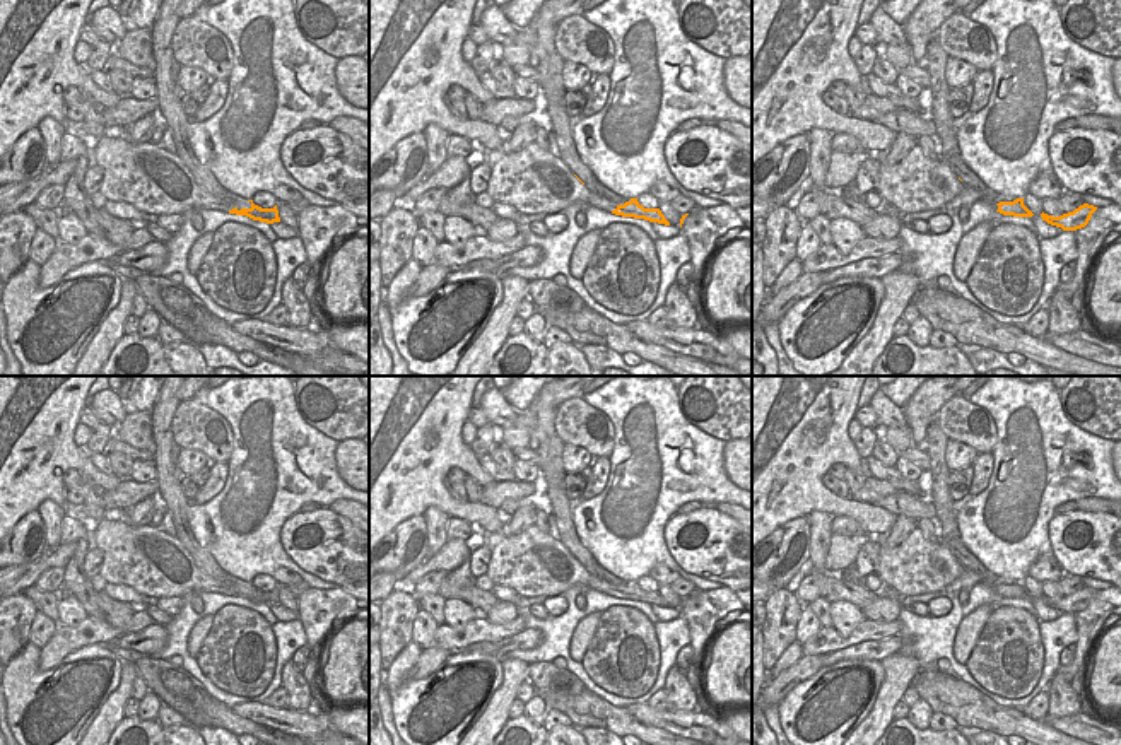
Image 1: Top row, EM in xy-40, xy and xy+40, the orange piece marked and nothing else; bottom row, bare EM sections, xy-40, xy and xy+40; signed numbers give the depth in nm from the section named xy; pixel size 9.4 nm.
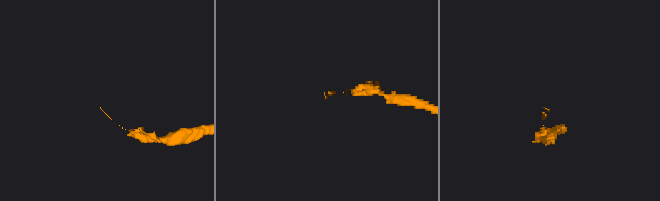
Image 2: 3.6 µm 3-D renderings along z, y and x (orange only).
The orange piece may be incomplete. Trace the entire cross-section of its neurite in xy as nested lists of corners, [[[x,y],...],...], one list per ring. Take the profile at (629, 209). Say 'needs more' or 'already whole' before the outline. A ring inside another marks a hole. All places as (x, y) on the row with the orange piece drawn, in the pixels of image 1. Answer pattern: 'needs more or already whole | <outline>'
needs more | [[[535,142],[519,152],[482,150],[482,162],[490,167],[485,193],[521,214],[560,214],[574,202],[586,202],[600,210],[670,226],[660,208],[644,208],[637,198],[615,205],[590,191],[559,155]]]

